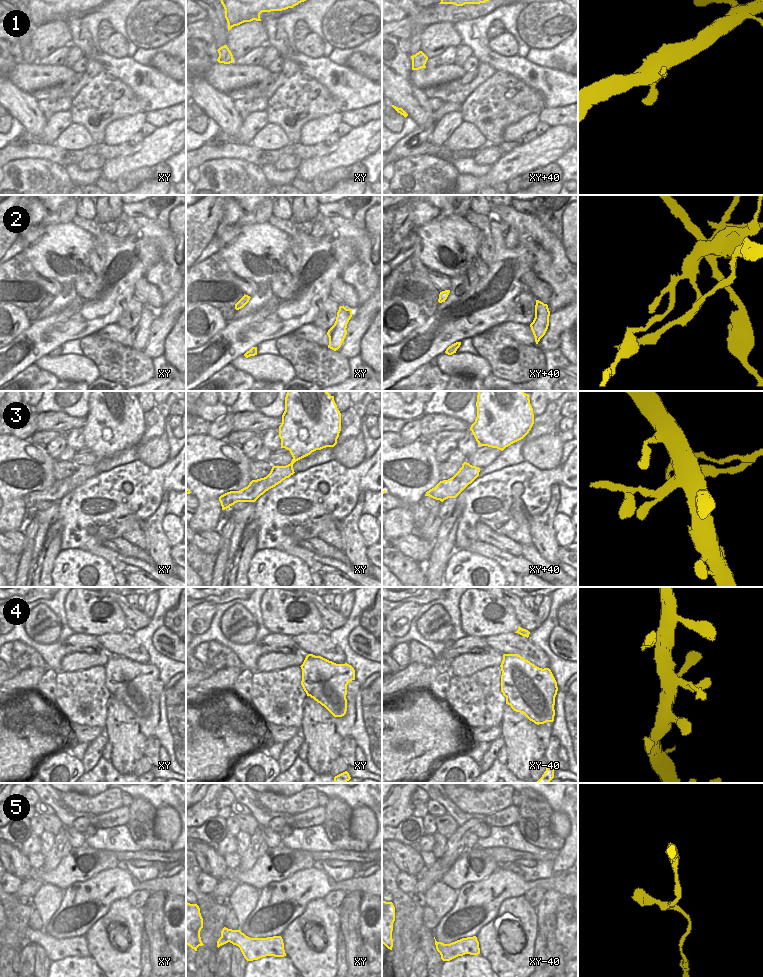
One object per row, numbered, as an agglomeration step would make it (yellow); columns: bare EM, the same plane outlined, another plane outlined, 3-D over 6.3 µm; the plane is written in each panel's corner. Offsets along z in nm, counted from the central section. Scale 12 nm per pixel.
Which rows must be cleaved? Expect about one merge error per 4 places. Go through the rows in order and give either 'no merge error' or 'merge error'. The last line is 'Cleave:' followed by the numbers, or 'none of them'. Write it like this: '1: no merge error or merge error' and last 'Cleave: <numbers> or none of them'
1: no merge error
2: merge error
3: merge error
4: no merge error
5: no merge error
Cleave: 2, 3

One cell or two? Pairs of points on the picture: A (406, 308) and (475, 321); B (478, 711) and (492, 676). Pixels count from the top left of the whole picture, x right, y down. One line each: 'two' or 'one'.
A: two
B: one

